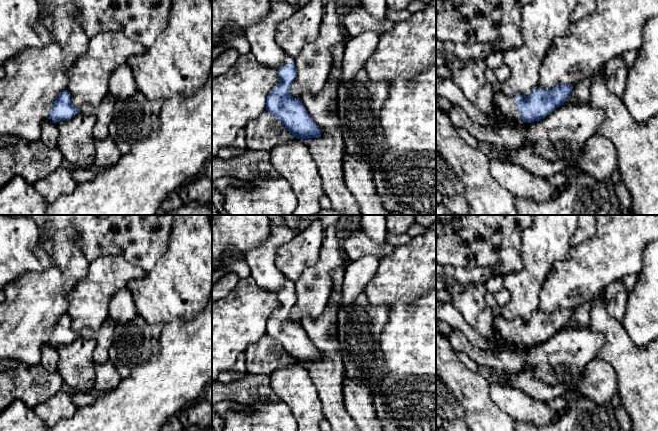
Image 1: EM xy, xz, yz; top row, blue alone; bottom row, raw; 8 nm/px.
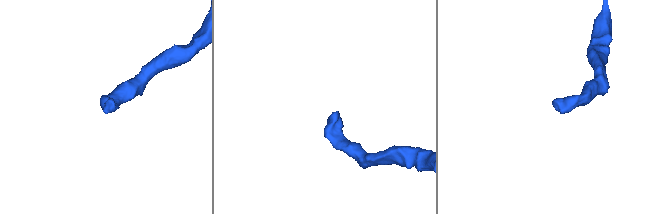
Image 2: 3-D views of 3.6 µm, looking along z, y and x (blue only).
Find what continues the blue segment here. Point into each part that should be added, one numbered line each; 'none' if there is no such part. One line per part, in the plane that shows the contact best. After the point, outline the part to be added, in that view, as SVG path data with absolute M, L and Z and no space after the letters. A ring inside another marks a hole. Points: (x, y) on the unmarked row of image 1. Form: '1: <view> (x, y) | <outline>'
1: yz (506, 337) | M436 299L436 318L447 323L453 330L460 331L472 345L485 350L495 353L511 352L514 347L522 345L514 321L502 315L494 317L495 335L492 339L482 338L450 302Z

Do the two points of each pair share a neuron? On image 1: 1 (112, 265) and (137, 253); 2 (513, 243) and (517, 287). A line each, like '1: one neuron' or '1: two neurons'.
1: two neurons
2: two neurons

